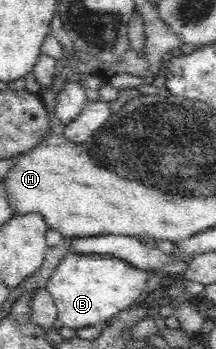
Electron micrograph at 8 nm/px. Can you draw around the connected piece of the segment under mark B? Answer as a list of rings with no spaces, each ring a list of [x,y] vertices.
[[[67,253],[61,264],[52,273],[49,283],[47,283],[46,291],[55,301],[59,320],[63,322],[65,327],[76,330],[79,327],[91,327],[97,325],[97,323],[104,324],[121,311],[125,311],[127,308],[142,301],[149,281],[155,275],[156,273],[151,270],[139,270],[121,259],[109,257],[108,255]]]

